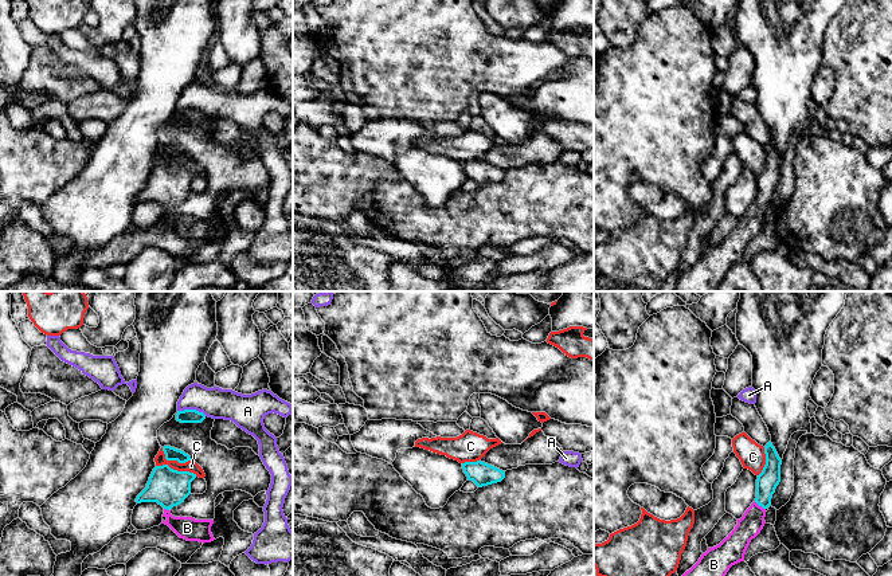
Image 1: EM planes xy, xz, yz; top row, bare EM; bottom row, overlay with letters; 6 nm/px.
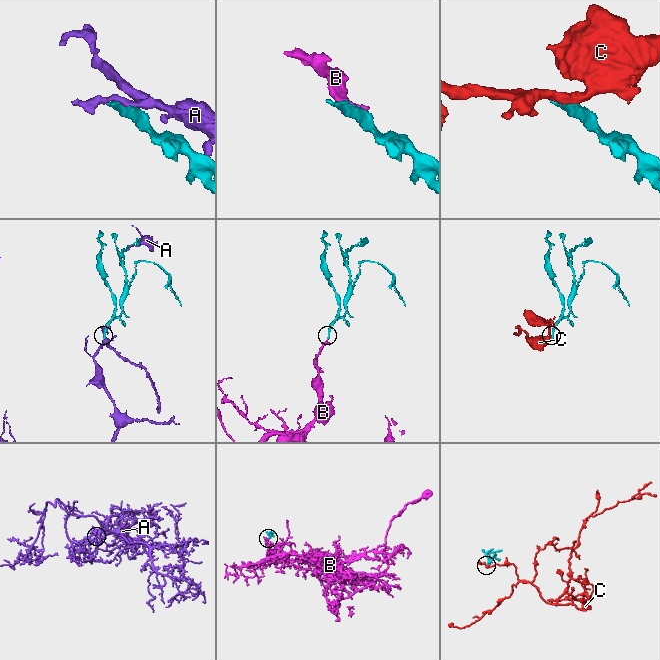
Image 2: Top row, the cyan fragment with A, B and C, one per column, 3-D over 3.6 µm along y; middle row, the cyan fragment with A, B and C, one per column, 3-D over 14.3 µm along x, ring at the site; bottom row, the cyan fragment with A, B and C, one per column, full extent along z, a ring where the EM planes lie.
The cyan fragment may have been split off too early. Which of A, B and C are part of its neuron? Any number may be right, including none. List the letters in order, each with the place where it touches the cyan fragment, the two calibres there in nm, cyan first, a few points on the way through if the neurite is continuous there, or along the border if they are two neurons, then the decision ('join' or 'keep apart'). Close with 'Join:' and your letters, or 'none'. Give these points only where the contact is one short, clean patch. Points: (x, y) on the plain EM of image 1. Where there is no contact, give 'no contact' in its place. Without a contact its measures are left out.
A: xy (192, 109) | 80/190 nm | along xy (177, 109), (198, 109), (206, 114) | keep apart
B: yz (761, 204) | 130/150 nm | across yz (767, 180), (761, 204), (748, 226) | join
C: xy (176, 169) | 220/70 nm | along xy (156, 164), (168, 164), (177, 169), (192, 171), (196, 175) | keep apart
Join: B

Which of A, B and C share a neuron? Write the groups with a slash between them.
A / B / C

